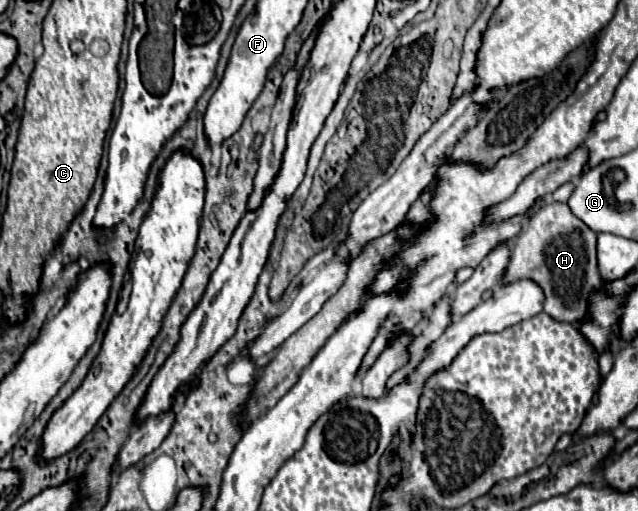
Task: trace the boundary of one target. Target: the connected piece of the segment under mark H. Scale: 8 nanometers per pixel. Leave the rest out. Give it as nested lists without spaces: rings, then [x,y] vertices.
[[[547,197],[547,205],[531,217],[527,229],[523,229],[515,239],[501,283],[507,285],[521,279],[535,281],[543,289],[543,311],[549,317],[561,323],[581,325],[589,311],[591,293],[601,289],[595,247],[597,233],[587,229],[587,225],[583,225],[565,203],[555,203]]]

